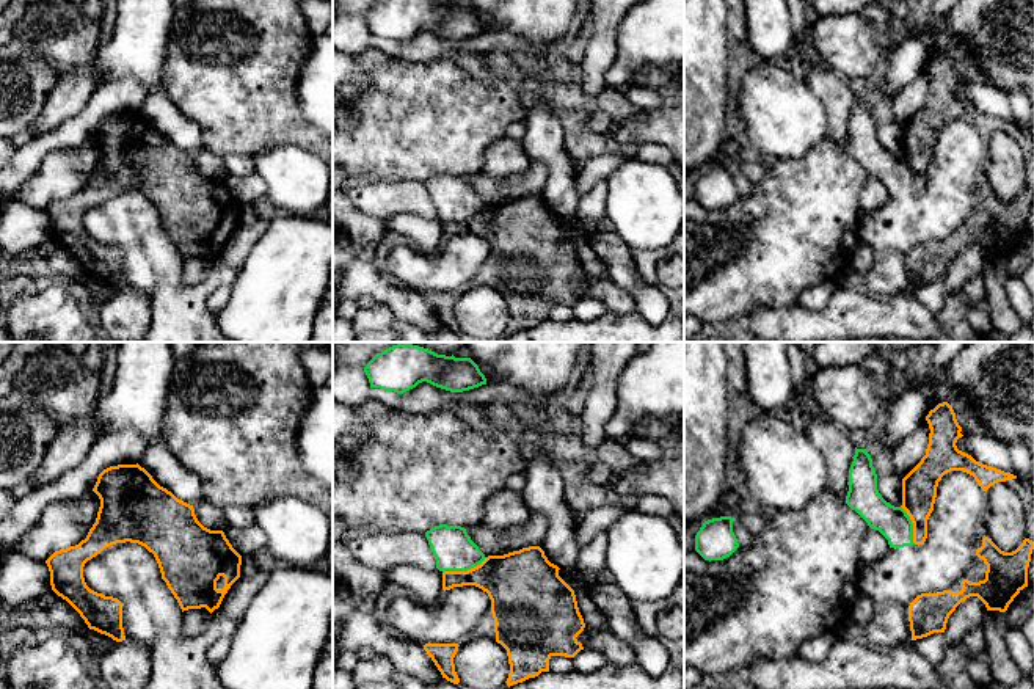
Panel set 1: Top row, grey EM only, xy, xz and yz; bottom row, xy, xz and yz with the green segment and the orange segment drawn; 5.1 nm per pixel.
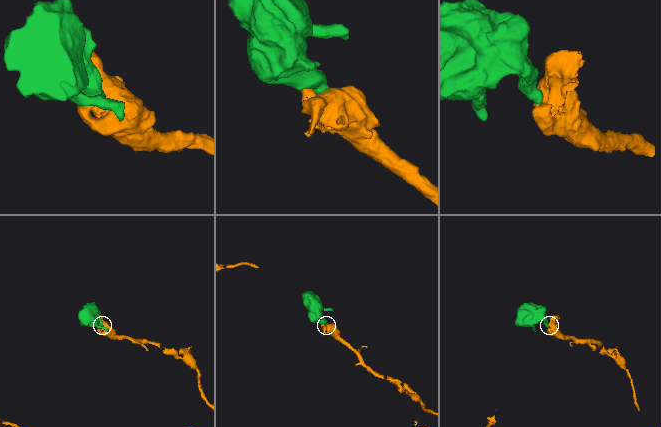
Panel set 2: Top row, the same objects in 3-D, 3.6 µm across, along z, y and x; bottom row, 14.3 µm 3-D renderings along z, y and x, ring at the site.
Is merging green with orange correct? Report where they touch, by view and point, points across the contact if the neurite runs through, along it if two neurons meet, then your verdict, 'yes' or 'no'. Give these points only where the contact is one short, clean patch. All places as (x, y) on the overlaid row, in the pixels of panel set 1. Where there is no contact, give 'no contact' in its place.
meets green in xz at (463, 570); border along xz (485, 557), (466, 570), (446, 570), (443, 573); no

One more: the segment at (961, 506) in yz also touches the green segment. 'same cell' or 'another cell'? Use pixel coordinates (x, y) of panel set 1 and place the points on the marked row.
same cell

